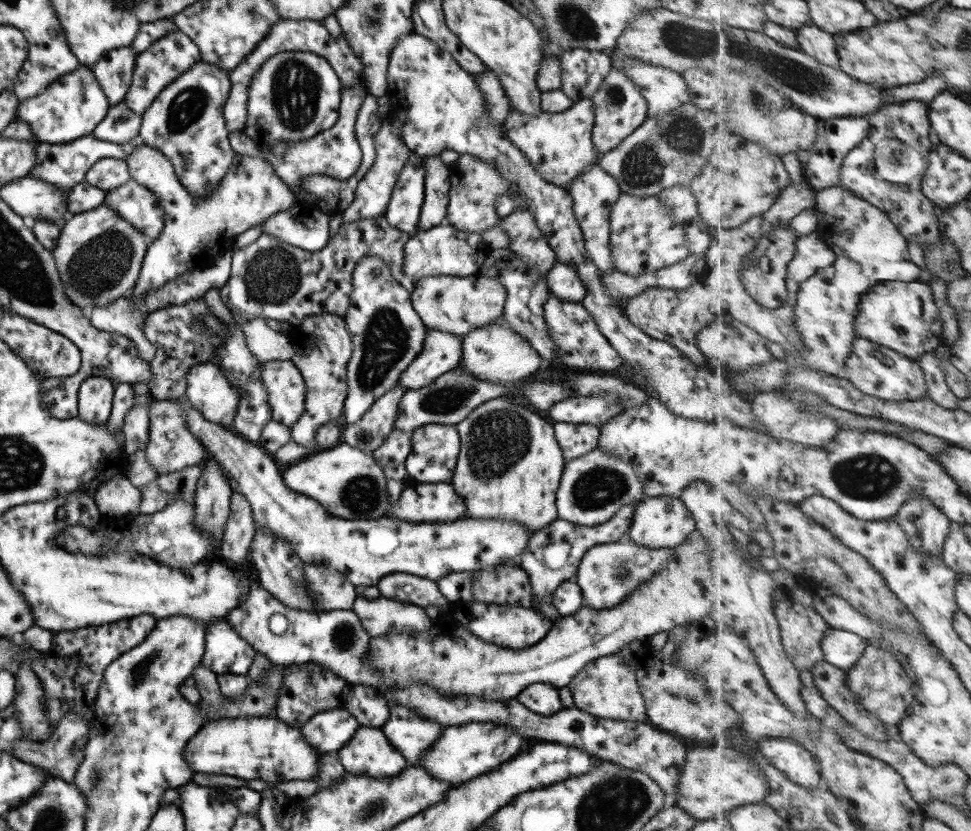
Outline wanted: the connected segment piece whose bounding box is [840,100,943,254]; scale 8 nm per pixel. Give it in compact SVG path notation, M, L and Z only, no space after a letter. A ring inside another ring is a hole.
M920 100L890 104L869 118L871 134L846 157L840 186L884 209L907 239L916 240L928 254L943 237L938 206L923 189L931 152L935 150L934 142L930 140L933 129L930 105Z

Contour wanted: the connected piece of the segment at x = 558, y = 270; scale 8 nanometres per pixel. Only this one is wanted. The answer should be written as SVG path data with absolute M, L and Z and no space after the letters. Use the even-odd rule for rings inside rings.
M556 261L546 278L552 294L560 300L581 302L586 296L586 288L584 288L574 264L562 264L562 262Z

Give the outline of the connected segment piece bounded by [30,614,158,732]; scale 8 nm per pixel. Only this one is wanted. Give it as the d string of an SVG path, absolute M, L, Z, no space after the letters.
M143 614L98 626L90 625L71 631L54 631L55 647L50 652L42 651L42 658L30 666L34 675L42 681L52 732L66 714L78 713L86 723L91 722L95 717L97 692L103 683L105 668L130 648L142 644L156 626L157 620L150 614Z

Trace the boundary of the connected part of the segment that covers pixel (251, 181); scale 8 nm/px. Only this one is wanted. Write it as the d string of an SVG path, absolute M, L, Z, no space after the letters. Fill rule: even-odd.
M144 144L136 146L125 161L130 178L150 189L164 209L164 229L148 246L139 278L130 290L130 300L136 309L142 307L144 295L150 291L186 271L209 267L216 258L234 247L238 235L262 225L276 212L284 212L299 202L263 156L235 153L235 162L226 171L222 182L205 197L192 195L176 176L169 158L155 148Z

